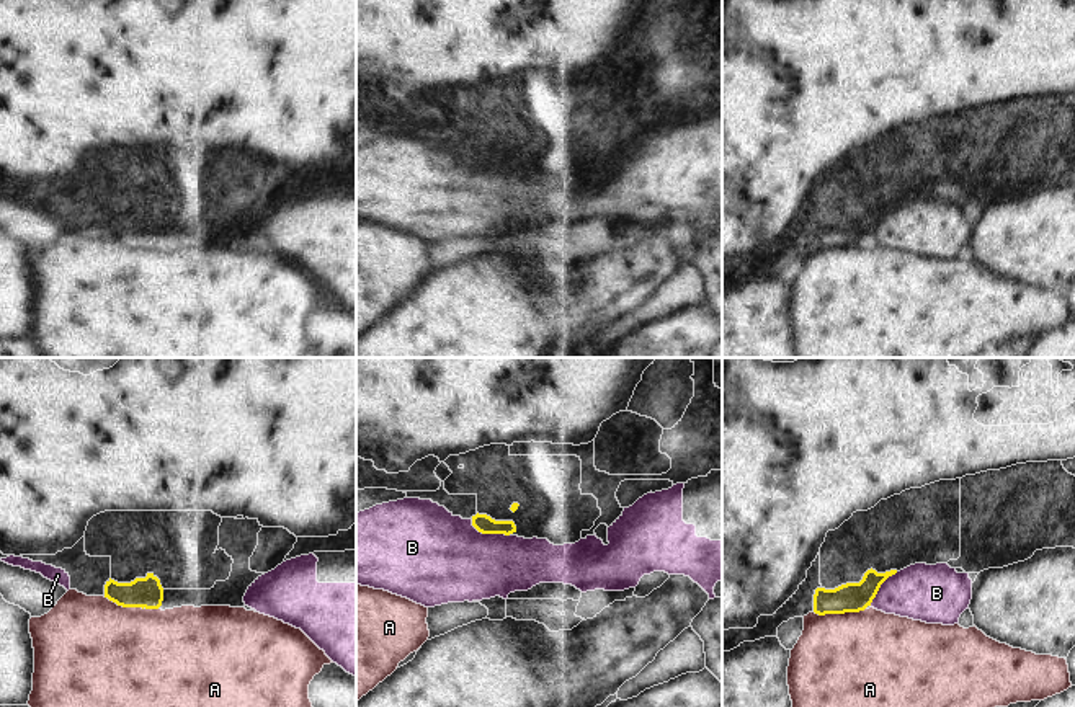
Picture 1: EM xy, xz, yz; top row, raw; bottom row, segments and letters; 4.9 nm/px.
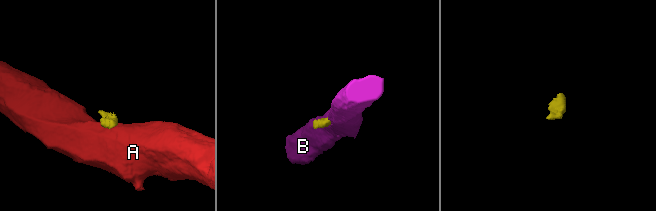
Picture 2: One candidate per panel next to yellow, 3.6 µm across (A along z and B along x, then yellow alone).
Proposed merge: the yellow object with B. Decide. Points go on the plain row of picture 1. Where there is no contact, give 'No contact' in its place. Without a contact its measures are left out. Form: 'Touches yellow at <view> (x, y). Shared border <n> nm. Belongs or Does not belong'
Touches yellow at xz (489, 167). Shared border 220 nm. Belongs

